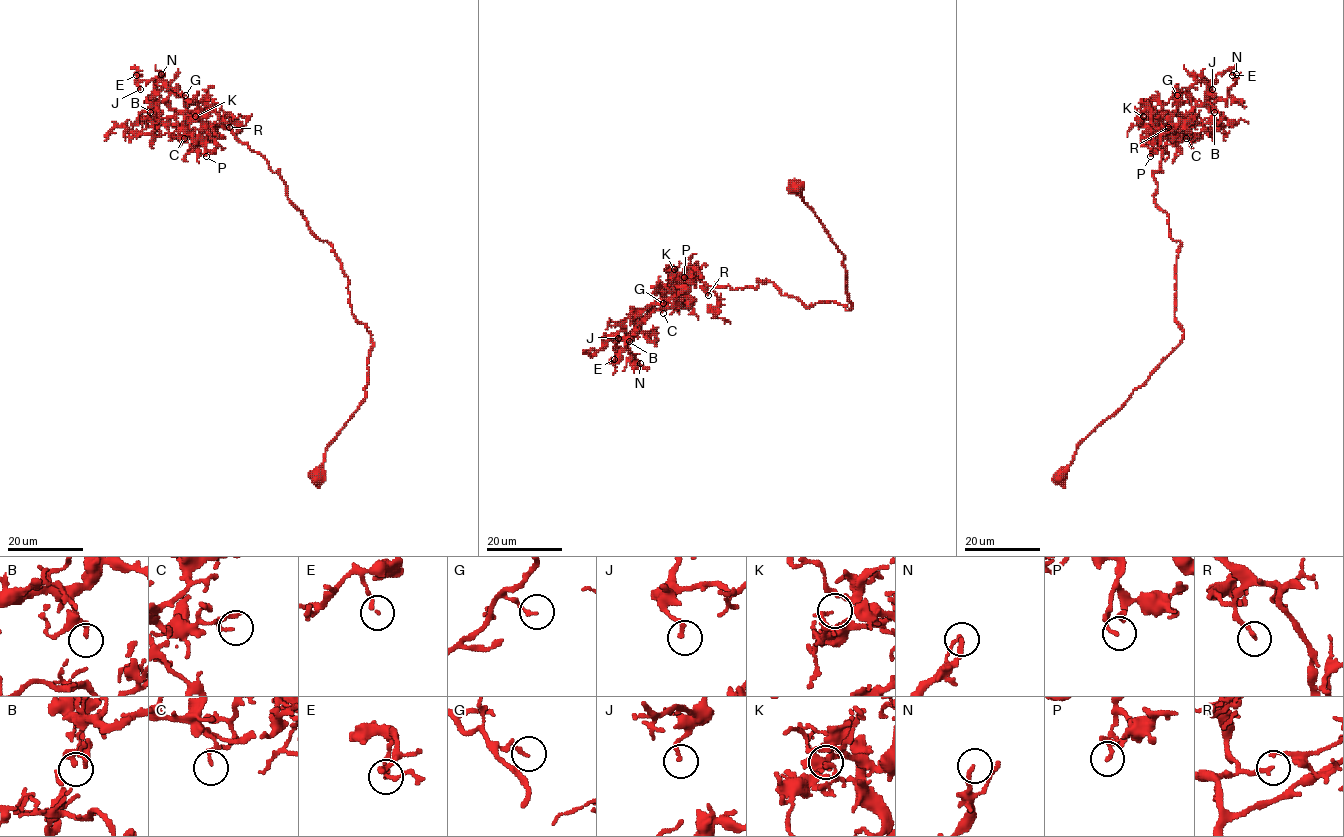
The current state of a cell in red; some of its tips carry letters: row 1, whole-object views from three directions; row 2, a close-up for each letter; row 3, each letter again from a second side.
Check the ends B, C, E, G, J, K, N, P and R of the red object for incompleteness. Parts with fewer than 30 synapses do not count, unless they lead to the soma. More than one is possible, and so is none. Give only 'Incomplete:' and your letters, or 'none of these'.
Incomplete: R

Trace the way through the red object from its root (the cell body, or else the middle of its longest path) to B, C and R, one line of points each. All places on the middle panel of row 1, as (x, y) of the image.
B: (796, 187), (844, 255), (848, 310), (807, 307), (768, 281), (731, 289), (689, 279), (638, 312), (629, 341)
C: (796, 187), (844, 255), (848, 310), (807, 307), (768, 281), (731, 289), (690, 279), (663, 313)
R: (796, 187), (844, 255), (851, 307), (834, 301), (807, 307), (759, 280), (755, 288), (707, 286), (708, 295)

